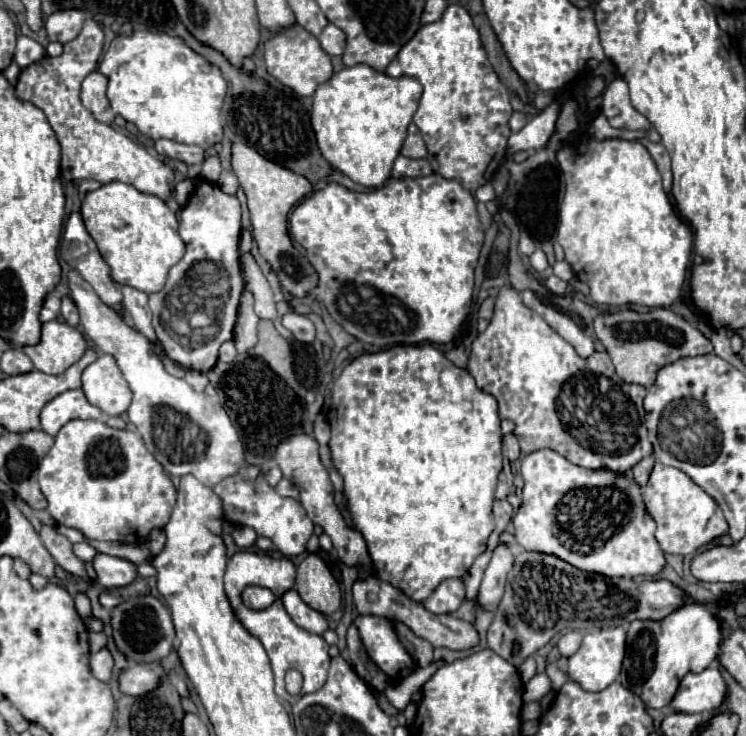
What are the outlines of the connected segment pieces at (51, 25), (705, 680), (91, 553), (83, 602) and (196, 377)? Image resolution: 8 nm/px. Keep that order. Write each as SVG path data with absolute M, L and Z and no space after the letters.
M63 10L63 12L51 14L45 22L49 40L59 44L71 42L79 34L83 20L85 20L85 14L81 10Z
M707 668L703 672L689 672L683 676L677 694L669 704L669 712L711 712L721 706L727 696L727 682L719 668Z
M75 544L75 554L77 554L83 562L91 562L91 560L95 558L97 550L95 550L93 546L89 546L89 544Z
M77 592L77 594L75 594L75 608L77 608L77 612L79 612L83 618L91 616L91 602L89 602L89 598L87 598L85 592Z
M187 370L187 374L185 374L185 380L195 388L195 390L205 390L205 386L207 386L207 376L203 374L203 372L193 372L193 370Z

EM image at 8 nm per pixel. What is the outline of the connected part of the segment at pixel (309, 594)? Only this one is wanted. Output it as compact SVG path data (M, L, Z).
M309 554L297 566L295 590L305 604L321 614L333 614L341 604L339 584L317 554Z

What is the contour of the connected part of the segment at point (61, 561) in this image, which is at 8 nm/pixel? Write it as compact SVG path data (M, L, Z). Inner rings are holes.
M43 526L41 528L41 540L45 544L45 548L51 552L51 556L55 558L55 562L69 574L75 574L75 576L81 576L81 578L87 578L87 572L85 572L85 564L73 554L73 544L59 532L55 532L51 526Z

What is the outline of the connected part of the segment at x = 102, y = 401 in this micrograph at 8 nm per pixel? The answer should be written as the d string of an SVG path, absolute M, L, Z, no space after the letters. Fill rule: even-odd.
M101 354L83 370L81 382L87 400L93 406L101 408L107 416L121 416L123 412L127 412L133 392L123 380L123 374L113 356Z

